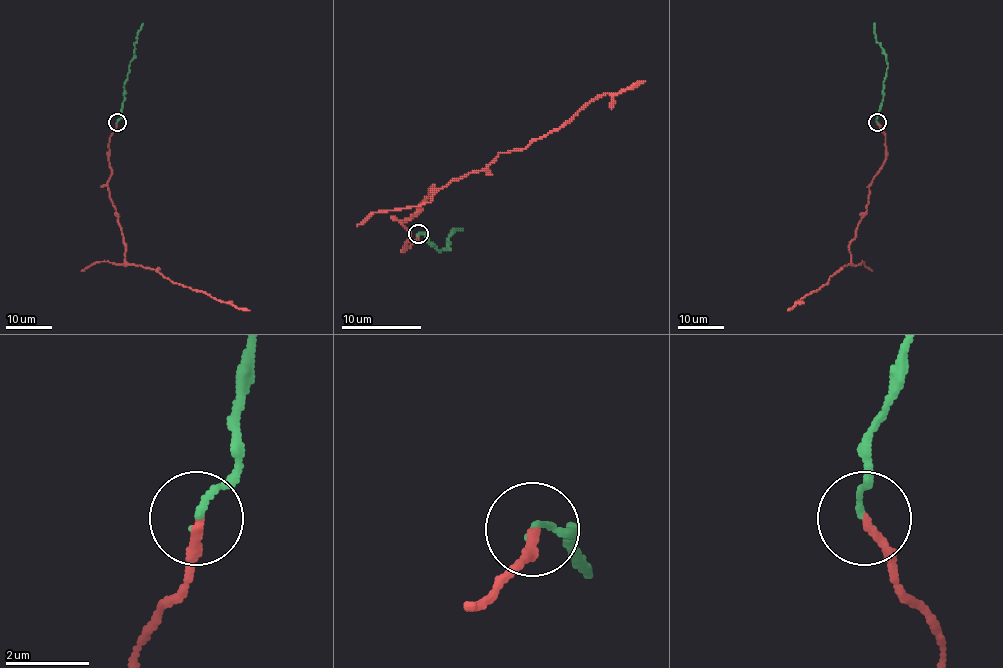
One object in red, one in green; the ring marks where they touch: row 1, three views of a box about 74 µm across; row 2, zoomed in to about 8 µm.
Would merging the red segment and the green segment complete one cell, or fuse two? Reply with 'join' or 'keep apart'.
join

